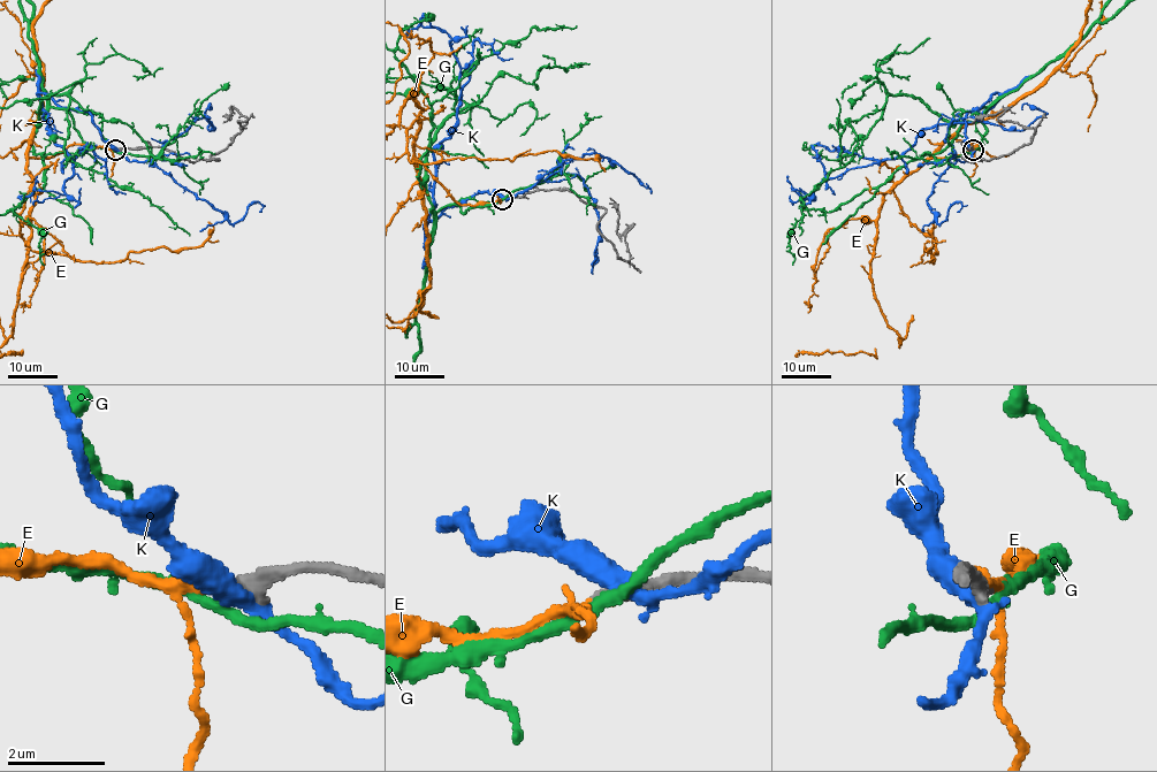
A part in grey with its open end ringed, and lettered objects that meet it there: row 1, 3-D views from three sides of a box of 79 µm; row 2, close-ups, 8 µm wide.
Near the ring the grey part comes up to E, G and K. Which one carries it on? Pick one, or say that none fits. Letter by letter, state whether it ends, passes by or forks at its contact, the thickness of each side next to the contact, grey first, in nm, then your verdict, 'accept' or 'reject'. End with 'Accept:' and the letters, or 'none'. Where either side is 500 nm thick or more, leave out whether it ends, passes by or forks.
E: it passes by | 380/160 nm | accept
G: it passes by | 360/240 nm | reject
K: it passes by | 420/400 nm | reject
Accept: E

